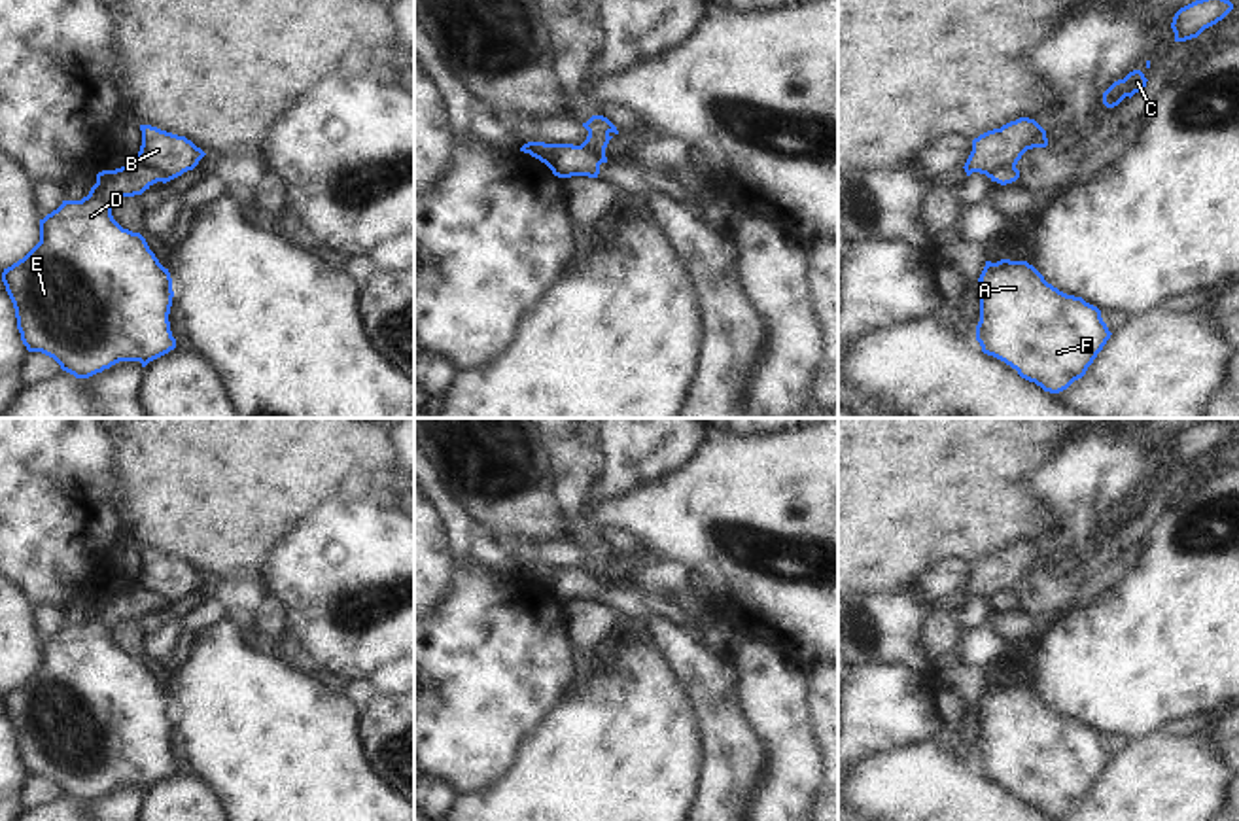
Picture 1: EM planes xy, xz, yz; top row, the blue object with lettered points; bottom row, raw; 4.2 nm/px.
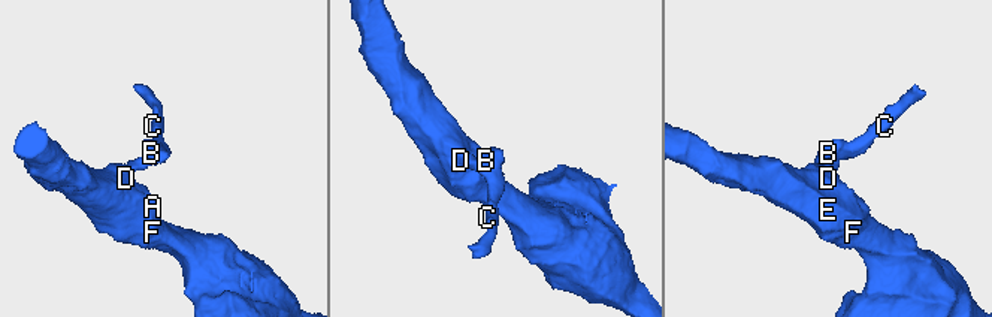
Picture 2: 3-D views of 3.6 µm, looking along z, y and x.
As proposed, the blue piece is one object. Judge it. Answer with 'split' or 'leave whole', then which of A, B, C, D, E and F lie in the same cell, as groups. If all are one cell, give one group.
split | A D E F / B C

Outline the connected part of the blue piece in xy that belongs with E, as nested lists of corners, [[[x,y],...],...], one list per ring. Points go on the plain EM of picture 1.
[[[131,585],[98,596],[87,620],[62,624],[40,643],[40,666],[2,696],[28,776],[42,776],[76,802],[89,802],[119,785],[146,791],[176,772],[168,745],[174,721],[170,696],[140,656],[123,653],[112,639],[119,620],[142,619],[157,605],[166,607],[159,596]]]

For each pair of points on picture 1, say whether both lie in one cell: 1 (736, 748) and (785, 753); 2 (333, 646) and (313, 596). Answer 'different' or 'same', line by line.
1: different
2: same

